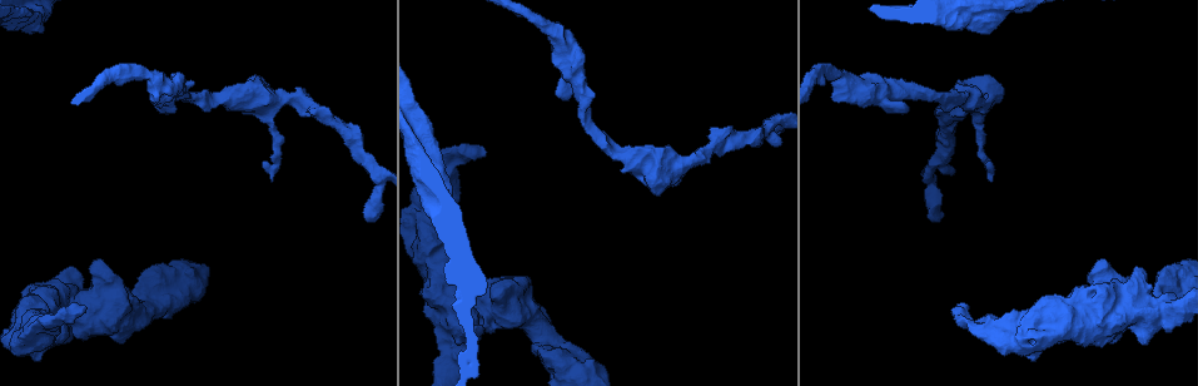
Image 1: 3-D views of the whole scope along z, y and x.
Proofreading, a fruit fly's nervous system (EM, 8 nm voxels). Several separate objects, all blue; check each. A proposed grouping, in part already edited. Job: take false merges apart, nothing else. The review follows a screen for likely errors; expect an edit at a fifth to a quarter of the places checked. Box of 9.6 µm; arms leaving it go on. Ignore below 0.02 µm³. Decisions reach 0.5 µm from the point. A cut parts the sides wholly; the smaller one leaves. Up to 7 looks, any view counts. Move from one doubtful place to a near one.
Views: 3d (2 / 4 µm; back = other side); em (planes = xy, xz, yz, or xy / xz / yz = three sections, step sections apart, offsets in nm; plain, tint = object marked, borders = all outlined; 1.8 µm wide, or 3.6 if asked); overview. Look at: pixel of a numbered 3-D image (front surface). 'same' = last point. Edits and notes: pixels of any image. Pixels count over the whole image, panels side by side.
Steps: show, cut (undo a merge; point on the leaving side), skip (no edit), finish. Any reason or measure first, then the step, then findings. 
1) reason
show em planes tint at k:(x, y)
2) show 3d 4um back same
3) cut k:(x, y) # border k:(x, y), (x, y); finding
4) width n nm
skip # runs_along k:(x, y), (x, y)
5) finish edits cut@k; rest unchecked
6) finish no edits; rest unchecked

arms part here
show em xy step 16 tint at 1:(940, 155)

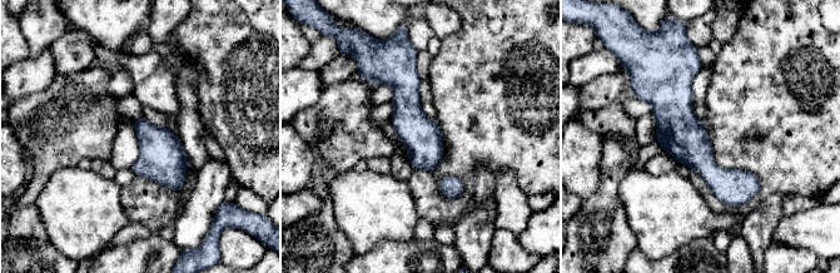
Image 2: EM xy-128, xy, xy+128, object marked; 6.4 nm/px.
width 190 nm
skip # runs_along 2:(695, 61), (681, 133), (730, 200); continuous, no second cell

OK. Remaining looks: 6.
four or more arms meet
show em 3.6um planes tint at 1:(261, 106)

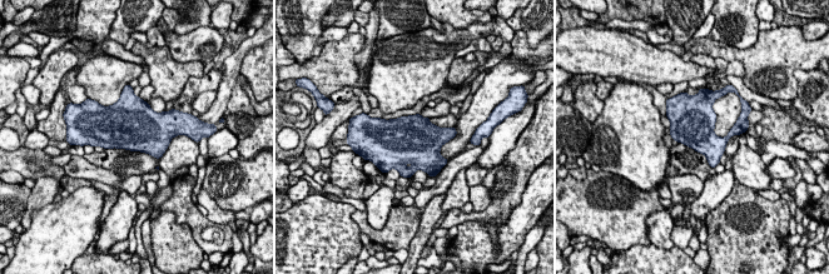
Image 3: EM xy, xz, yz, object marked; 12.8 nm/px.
skip # continuous, no second cell

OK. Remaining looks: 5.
abrupt turn
show em planes tint at 1:(1008, 332)

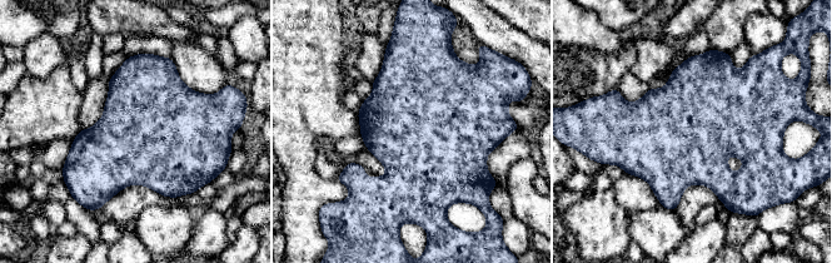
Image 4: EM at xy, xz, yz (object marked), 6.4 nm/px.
skip # continuous, no second cell

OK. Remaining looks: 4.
finish no edits; rest unchecked

